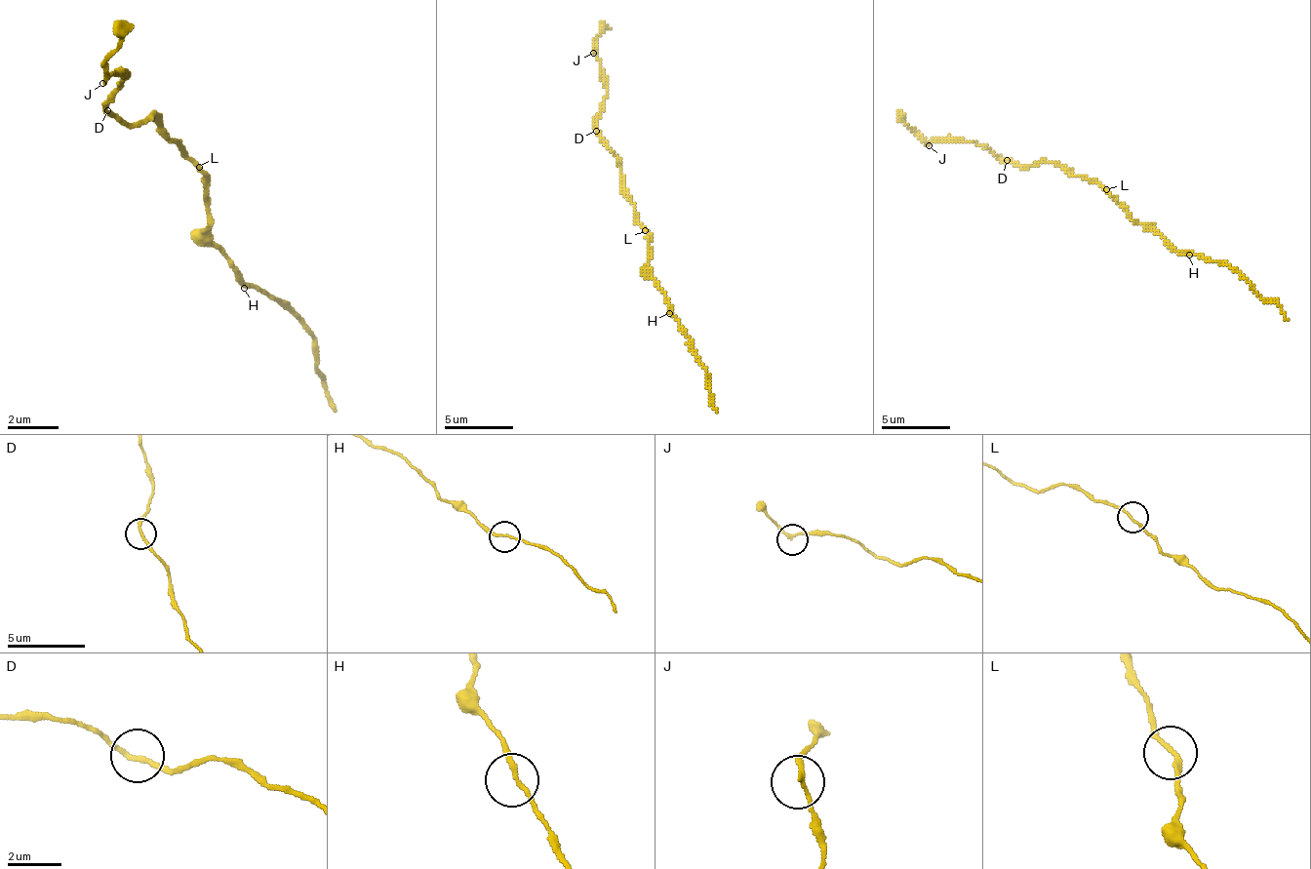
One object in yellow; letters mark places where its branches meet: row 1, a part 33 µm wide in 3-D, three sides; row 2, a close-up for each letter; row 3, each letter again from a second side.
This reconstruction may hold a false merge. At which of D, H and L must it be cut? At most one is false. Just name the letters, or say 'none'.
none

